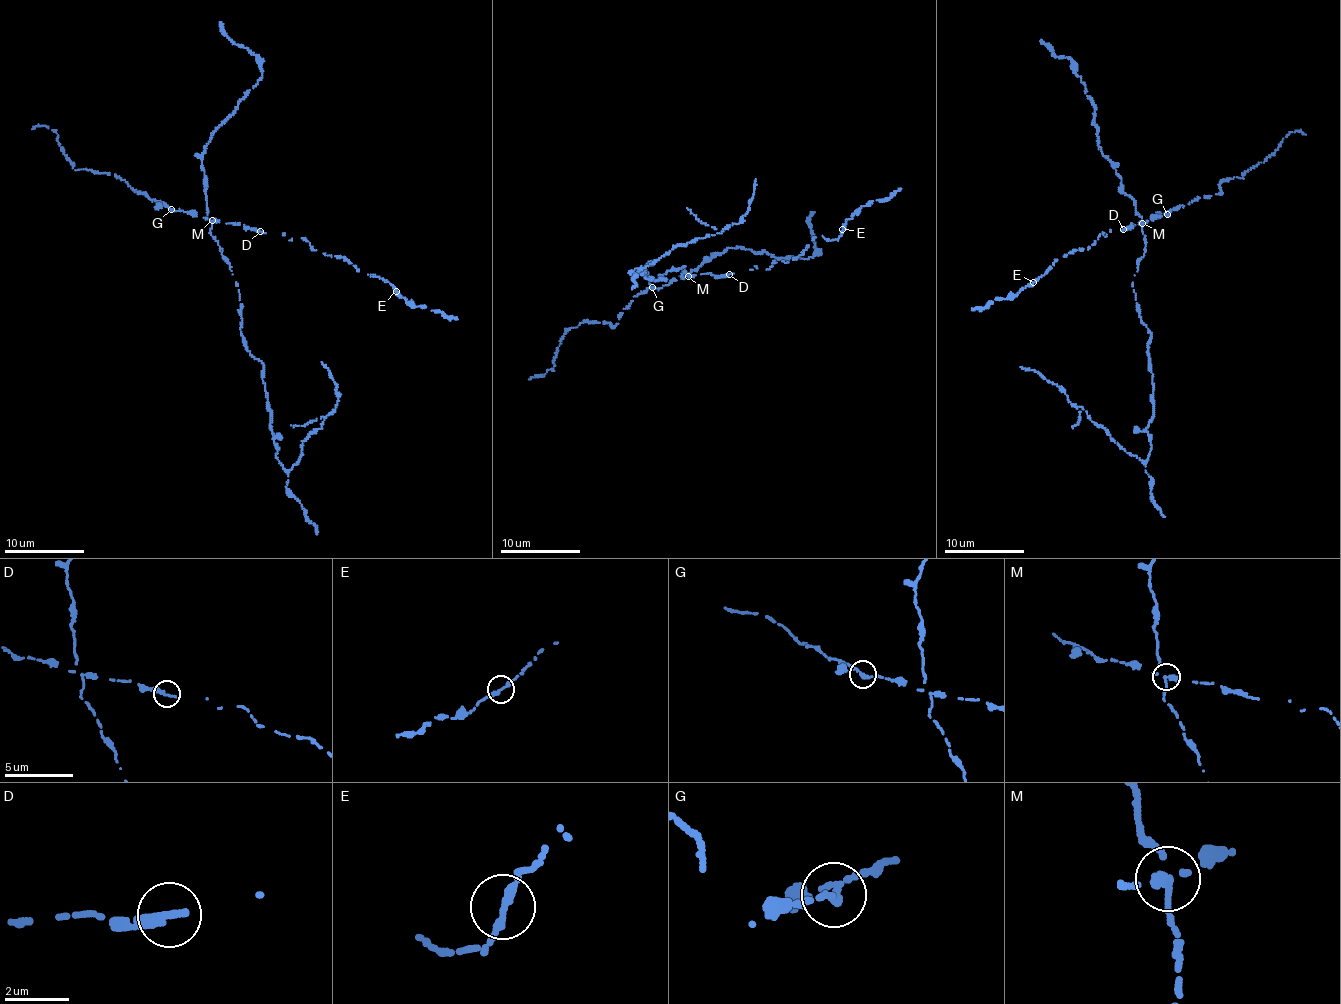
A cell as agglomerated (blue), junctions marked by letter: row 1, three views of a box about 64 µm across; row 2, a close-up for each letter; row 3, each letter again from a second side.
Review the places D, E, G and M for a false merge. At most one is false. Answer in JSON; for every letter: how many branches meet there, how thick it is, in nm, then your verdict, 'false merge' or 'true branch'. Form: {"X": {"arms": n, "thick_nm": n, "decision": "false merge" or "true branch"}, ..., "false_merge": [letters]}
{"D": {"arms": 1, "thick_nm": 360, "decision": "true branch"}, "E": {"arms": 2, "thick_nm": 280, "decision": "true branch"}, "G": {"arms": 2, "thick_nm": 240, "decision": "true branch"}, "M": {"arms": 2, "thick_nm": 260, "decision": "false merge"}, "false_merge": ["M"]}

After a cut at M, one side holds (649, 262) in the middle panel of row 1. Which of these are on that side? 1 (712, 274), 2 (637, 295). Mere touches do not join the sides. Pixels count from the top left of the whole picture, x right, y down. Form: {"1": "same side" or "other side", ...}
{"1": "other side", "2": "other side"}

